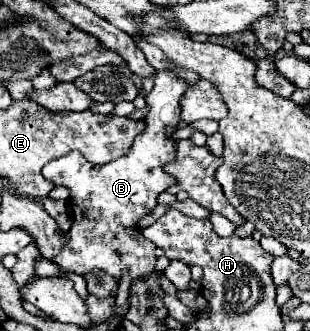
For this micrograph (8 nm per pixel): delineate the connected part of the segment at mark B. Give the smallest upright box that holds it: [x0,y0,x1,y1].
[44,69,188,279]

